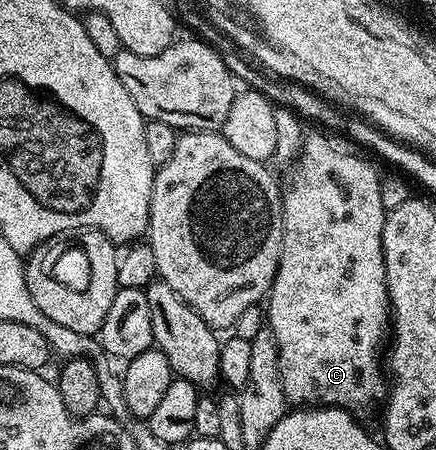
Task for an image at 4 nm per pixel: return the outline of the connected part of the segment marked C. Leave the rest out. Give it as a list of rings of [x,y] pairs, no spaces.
[[[313,134],[317,135],[302,138],[293,172],[283,183],[283,249],[267,296],[267,329],[278,349],[282,389],[290,404],[342,407],[360,413],[387,395],[381,342],[390,334],[391,312],[381,240],[387,214],[381,196],[382,176],[368,158],[336,151],[328,134]]]

